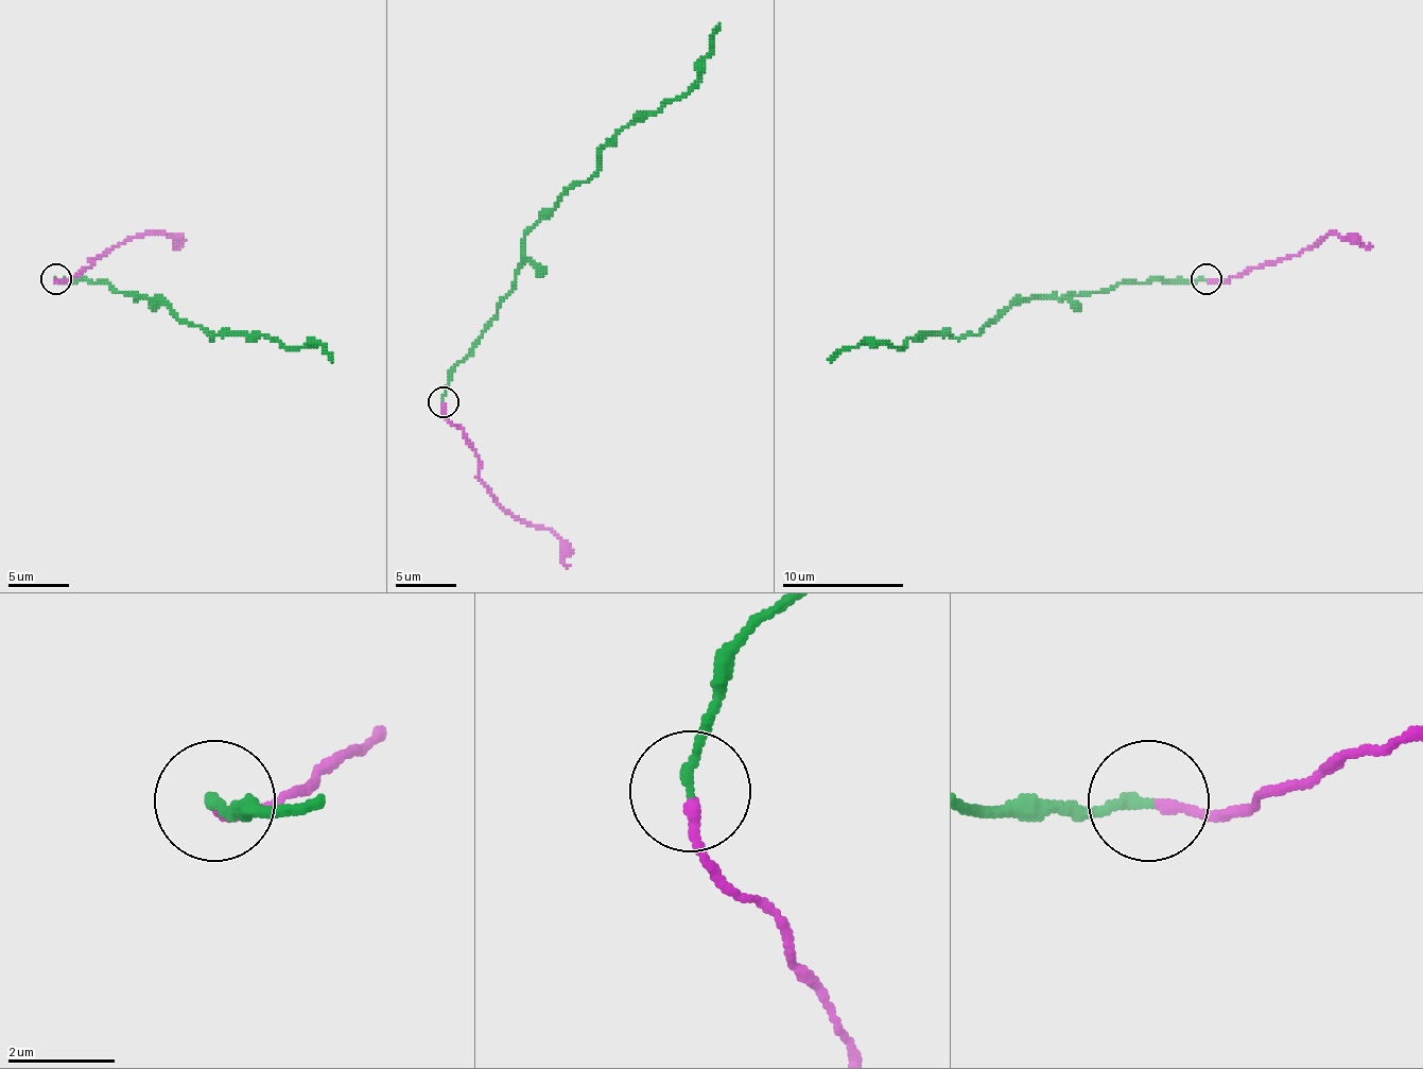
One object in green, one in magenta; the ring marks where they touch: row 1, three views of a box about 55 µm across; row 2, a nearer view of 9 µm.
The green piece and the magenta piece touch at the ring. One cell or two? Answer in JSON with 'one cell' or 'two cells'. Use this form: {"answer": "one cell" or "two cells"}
{"answer": "two cells"}

